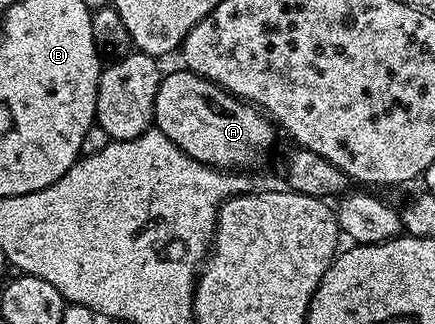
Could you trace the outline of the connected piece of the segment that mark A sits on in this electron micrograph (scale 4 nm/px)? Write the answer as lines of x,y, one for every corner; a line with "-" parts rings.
166,72
162,76
161,86
155,95
153,112
156,128
161,129
163,135
167,135
171,143
175,143
175,147
191,155
191,159
204,165
212,165
222,171
249,171
256,161
263,160
265,152
273,145
274,122
256,105
250,105
249,102
234,97
220,85
200,77
198,73
180,72

